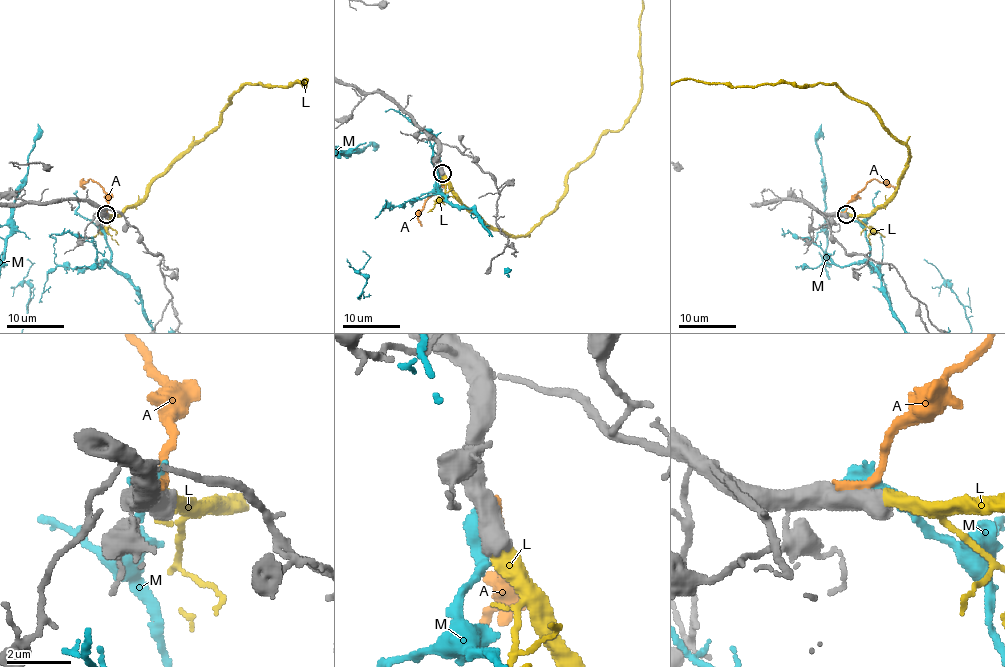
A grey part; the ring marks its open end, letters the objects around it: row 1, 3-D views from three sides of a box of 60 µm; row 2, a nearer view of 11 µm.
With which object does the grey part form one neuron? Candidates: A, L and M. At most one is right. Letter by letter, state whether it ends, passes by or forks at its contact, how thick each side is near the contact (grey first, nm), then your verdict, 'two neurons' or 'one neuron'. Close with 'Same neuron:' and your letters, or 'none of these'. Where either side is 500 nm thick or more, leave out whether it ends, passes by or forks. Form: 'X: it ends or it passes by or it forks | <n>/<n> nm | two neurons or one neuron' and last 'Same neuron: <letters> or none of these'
A: 550/320 nm | two neurons
L: 700/550 nm | one neuron
M: 800/750 nm | two neurons
Same neuron: L

